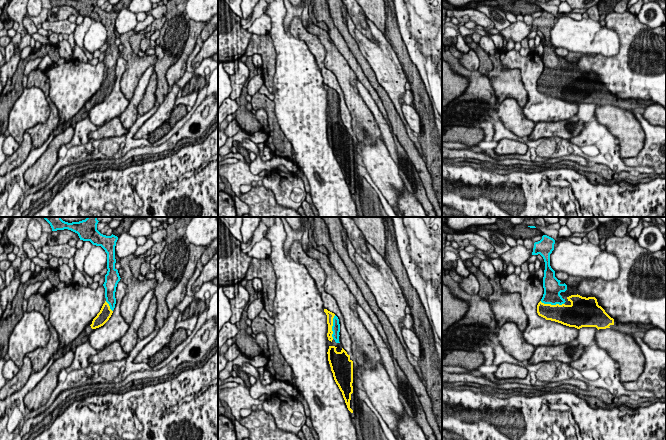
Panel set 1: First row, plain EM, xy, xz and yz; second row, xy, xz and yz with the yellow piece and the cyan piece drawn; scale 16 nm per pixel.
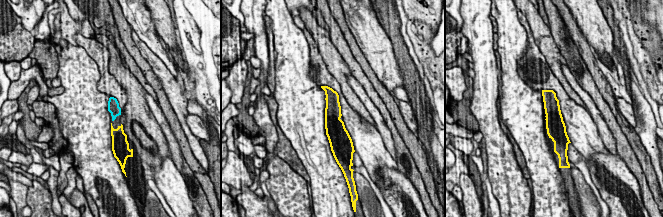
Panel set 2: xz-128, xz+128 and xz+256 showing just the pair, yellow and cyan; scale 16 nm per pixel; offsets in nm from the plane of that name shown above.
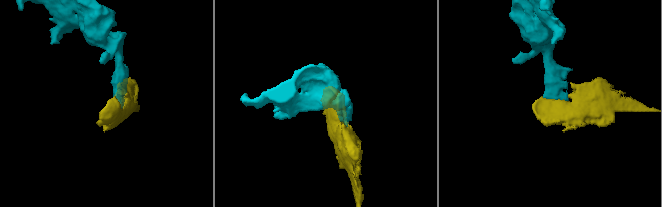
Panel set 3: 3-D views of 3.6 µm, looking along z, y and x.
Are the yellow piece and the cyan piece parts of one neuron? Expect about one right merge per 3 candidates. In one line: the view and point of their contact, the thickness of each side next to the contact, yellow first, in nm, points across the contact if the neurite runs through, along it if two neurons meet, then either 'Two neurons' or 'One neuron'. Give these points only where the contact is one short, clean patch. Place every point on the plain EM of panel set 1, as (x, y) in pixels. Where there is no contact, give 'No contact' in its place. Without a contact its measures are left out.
Touches yellow at xz (331, 103). Thickness 120 nm (yellow) against 130 nm. Path across: xz (330, 91), (331, 103), (336, 102). One neuron

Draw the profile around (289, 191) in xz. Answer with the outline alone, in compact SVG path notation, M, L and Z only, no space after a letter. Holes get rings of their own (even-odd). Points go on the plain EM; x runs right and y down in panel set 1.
M274 169L263 178L262 185L274 193L277 204L283 208L300 211L302 202L306 200L304 183L296 173Z

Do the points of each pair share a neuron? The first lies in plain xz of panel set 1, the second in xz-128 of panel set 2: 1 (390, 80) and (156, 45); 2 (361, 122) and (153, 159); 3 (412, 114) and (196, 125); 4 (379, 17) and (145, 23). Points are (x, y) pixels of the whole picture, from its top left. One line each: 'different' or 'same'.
1: different
2: same
3: same
4: different

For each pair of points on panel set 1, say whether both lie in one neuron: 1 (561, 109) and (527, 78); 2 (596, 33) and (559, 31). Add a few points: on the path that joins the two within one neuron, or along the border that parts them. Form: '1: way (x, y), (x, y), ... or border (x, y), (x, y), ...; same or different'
1: way (551, 109), (531, 88); same
2: way (587, 33), (568, 33); same

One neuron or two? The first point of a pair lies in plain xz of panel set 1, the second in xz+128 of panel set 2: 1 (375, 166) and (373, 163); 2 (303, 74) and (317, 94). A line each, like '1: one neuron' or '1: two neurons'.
1: one neuron
2: one neuron

